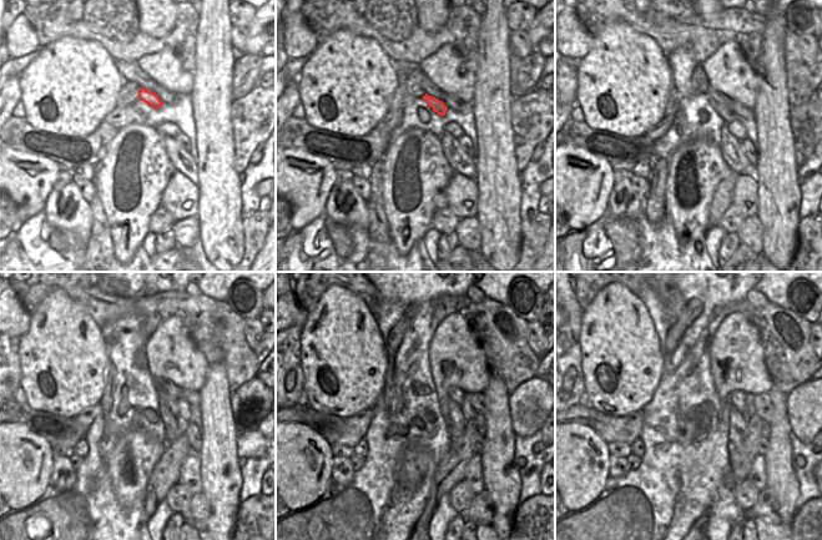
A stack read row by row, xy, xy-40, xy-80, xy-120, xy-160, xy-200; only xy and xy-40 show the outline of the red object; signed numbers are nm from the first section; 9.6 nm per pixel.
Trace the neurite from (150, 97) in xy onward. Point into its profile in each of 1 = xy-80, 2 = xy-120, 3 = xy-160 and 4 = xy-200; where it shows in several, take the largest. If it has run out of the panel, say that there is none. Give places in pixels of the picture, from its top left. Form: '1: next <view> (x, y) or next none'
1: next xy-80 (727, 116)
2: next xy-120 (172, 403)
3: next xy-160 (457, 425)
4: next xy-200 (737, 427)

